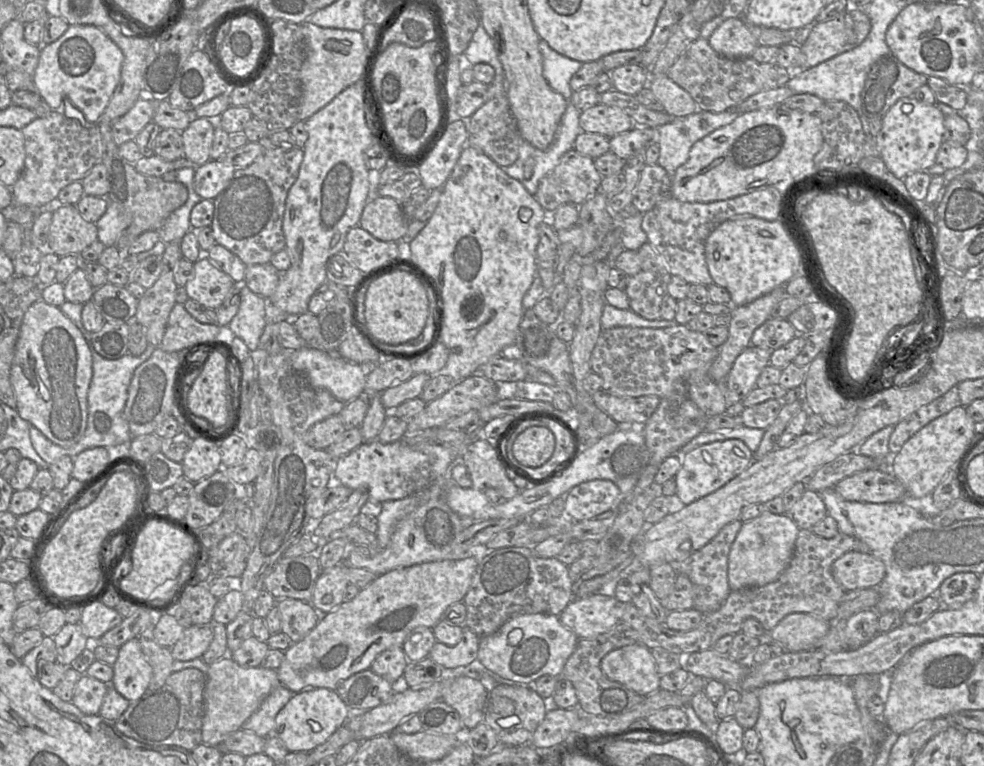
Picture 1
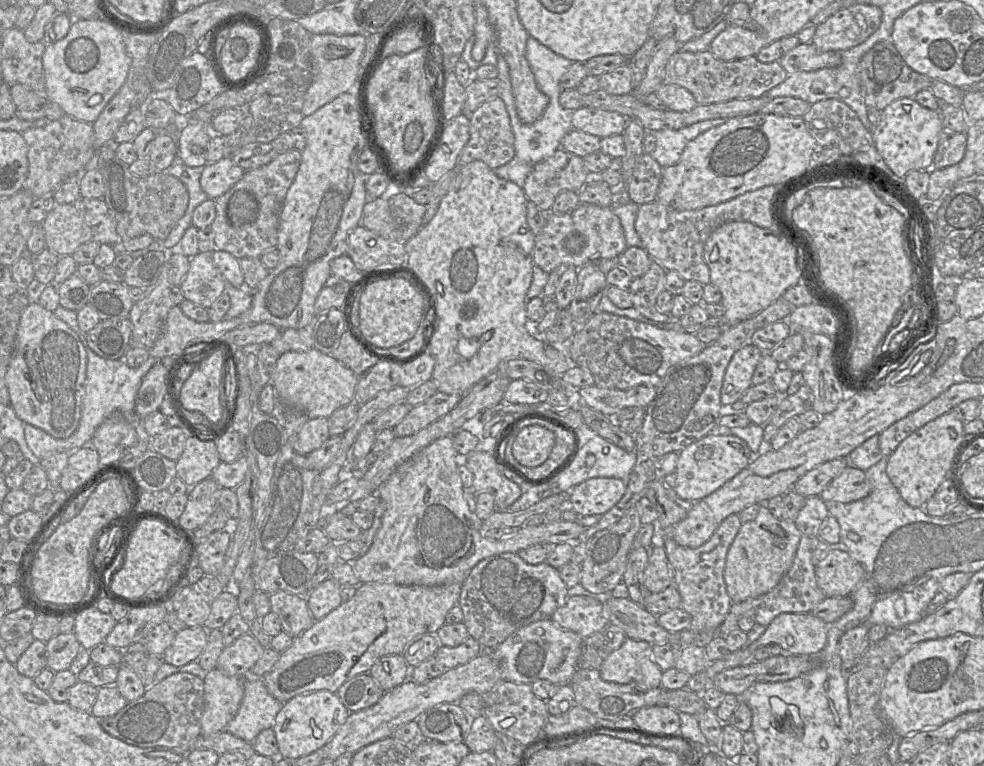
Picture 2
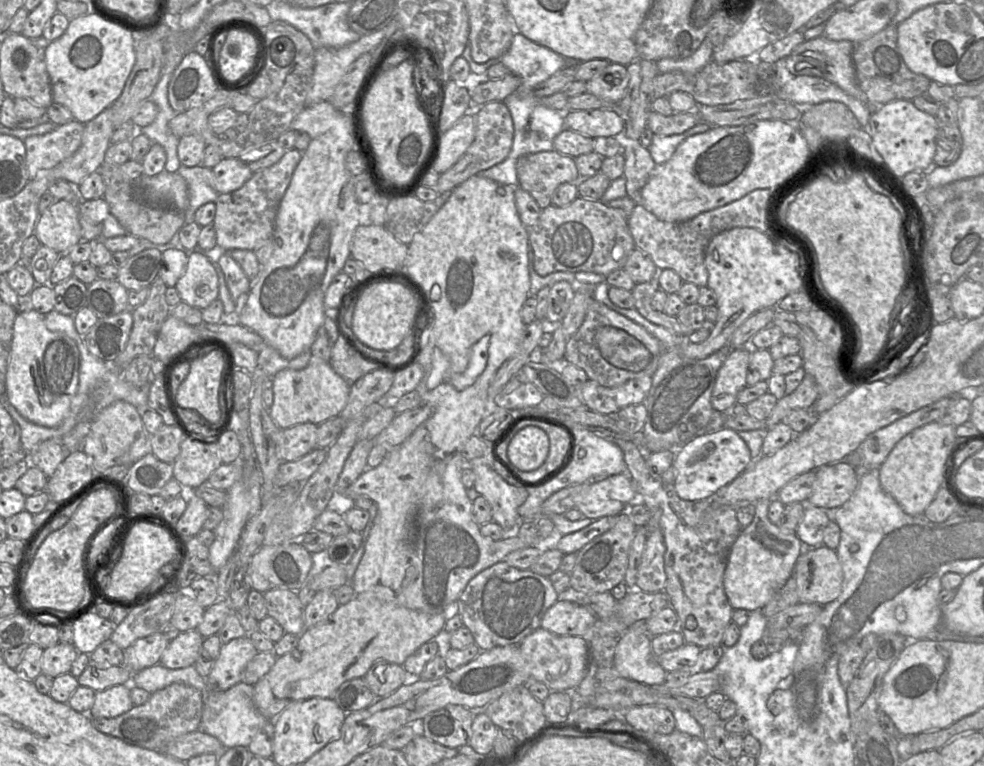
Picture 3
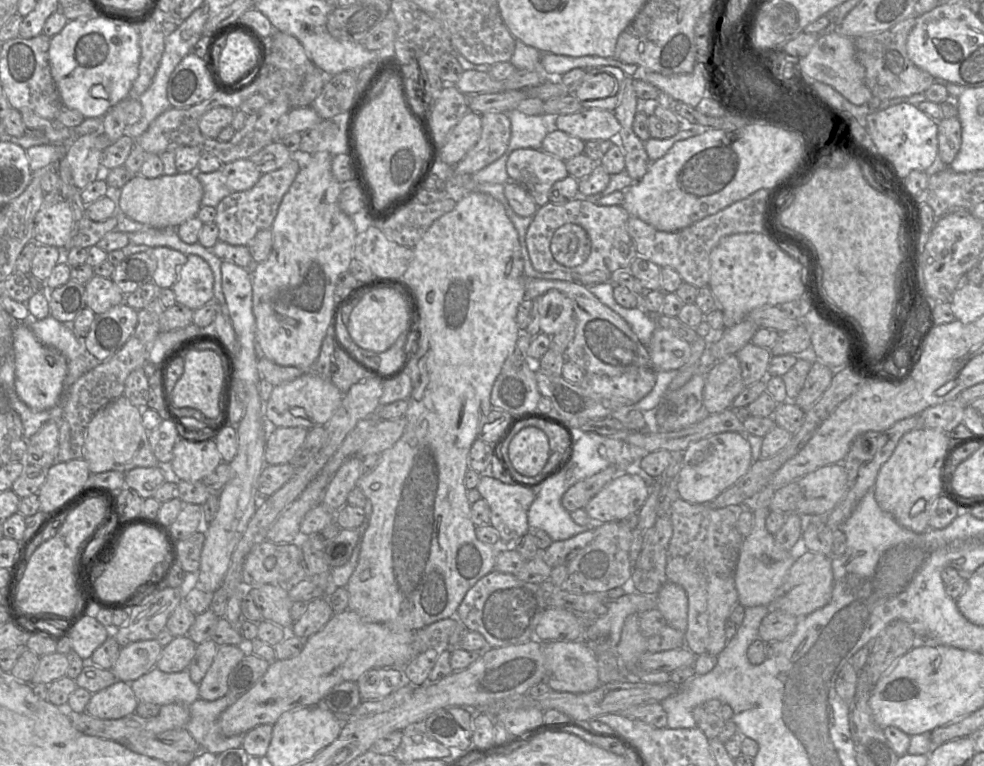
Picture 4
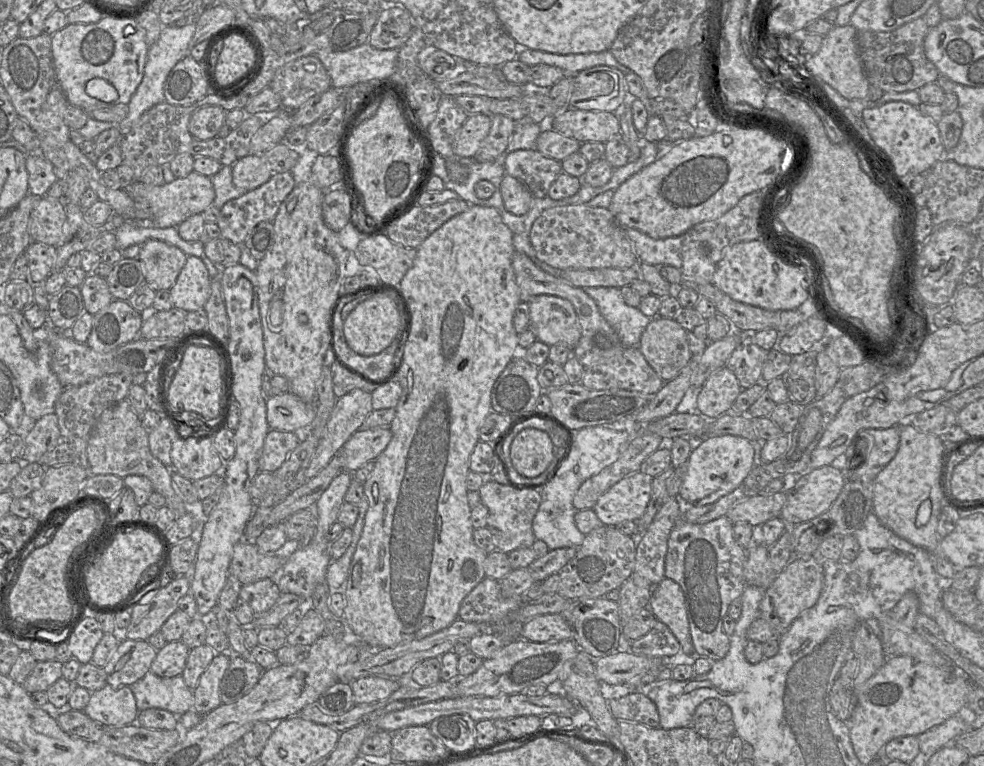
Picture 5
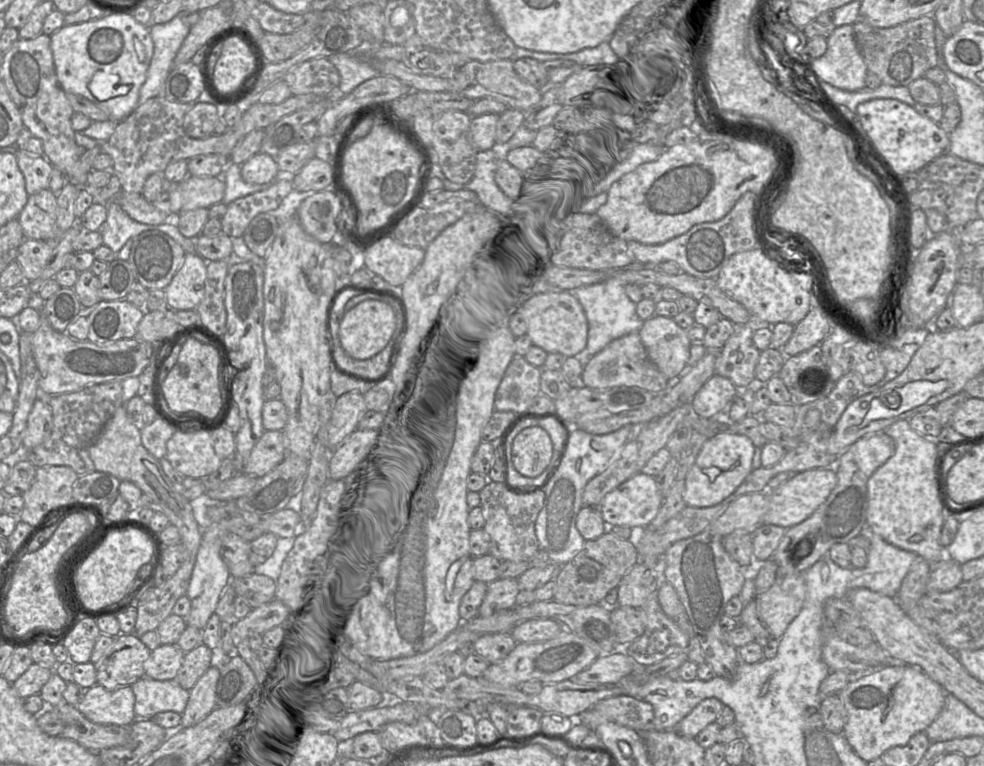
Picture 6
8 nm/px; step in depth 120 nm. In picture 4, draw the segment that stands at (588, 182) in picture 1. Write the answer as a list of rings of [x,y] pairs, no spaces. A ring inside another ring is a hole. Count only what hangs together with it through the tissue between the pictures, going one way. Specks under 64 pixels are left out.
[[[542,149],[514,150],[506,163],[509,180],[523,186],[538,208],[546,205],[550,189],[569,174],[563,160]]]

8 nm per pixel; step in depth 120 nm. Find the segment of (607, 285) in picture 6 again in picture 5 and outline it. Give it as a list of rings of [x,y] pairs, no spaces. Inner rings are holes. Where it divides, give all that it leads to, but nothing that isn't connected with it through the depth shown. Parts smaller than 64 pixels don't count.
[[[587,287],[584,291],[595,301],[601,315],[616,331],[625,347],[638,347],[651,319],[638,307],[628,306],[616,287]]]

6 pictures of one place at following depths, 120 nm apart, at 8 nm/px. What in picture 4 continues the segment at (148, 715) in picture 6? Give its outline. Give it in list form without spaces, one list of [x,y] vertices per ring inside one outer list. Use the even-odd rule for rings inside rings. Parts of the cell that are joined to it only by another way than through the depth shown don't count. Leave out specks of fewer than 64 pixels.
[[[154,667],[130,683],[138,702],[159,706],[172,703],[193,704],[199,699],[199,685],[194,683],[188,670],[166,673]]]

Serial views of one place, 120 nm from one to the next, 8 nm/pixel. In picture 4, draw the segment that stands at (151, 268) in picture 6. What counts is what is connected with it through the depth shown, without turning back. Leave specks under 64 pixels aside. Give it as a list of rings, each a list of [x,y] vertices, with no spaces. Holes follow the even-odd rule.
[[[162,246],[152,248],[151,252],[156,260],[152,282],[158,289],[172,288],[182,266],[187,261],[187,256],[177,250]]]

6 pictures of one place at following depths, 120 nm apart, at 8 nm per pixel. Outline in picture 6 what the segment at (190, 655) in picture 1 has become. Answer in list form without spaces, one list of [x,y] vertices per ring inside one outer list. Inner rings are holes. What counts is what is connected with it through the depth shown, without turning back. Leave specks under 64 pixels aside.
[[[177,644],[160,645],[145,663],[145,676],[158,680],[176,680],[185,653]]]

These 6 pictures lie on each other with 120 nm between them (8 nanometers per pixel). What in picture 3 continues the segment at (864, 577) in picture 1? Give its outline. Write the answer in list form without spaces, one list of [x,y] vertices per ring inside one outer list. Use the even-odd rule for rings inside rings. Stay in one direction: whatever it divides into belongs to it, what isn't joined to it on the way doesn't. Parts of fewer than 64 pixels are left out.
[[[824,545],[805,548],[793,571],[800,603],[816,603],[825,606],[841,594],[844,575],[836,550]]]

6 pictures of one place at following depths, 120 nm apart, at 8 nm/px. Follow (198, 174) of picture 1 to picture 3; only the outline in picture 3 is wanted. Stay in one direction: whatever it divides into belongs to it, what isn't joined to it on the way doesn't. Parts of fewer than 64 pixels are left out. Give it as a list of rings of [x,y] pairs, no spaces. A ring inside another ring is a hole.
[[[222,158],[212,170],[214,190],[218,194],[231,193],[239,189],[254,173],[239,158]]]

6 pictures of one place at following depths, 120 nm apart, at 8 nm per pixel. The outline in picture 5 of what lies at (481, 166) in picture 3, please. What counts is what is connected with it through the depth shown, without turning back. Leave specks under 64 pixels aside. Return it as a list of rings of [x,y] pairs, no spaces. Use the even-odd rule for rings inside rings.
[[[498,114],[491,116],[491,127],[473,159],[477,162],[495,161],[507,148],[515,128],[515,121]]]

